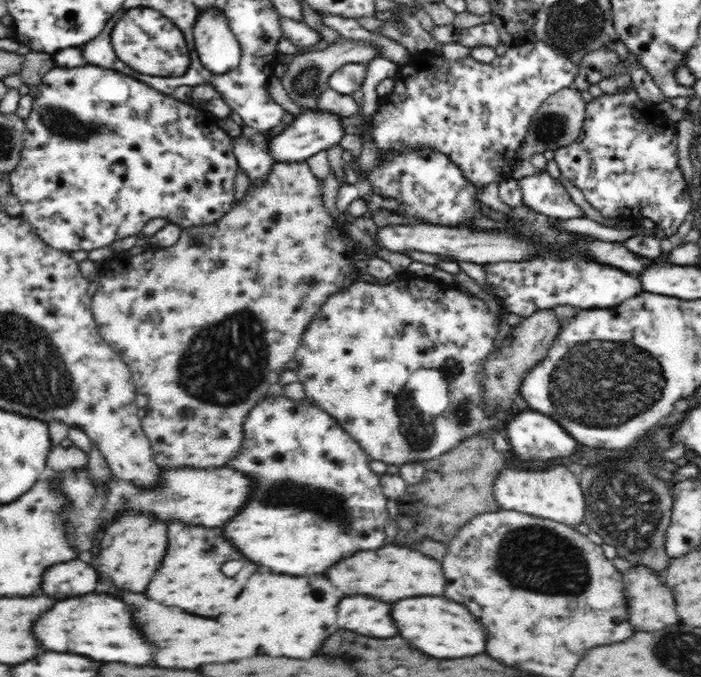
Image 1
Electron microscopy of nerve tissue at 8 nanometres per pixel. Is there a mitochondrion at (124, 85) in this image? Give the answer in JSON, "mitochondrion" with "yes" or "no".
{"mitochondrion":"no"}

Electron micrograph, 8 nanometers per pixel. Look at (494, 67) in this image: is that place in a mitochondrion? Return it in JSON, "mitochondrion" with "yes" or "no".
{"mitochondrion":"no"}

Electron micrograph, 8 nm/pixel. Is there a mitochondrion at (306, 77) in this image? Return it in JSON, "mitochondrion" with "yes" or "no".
{"mitochondrion":"yes"}

